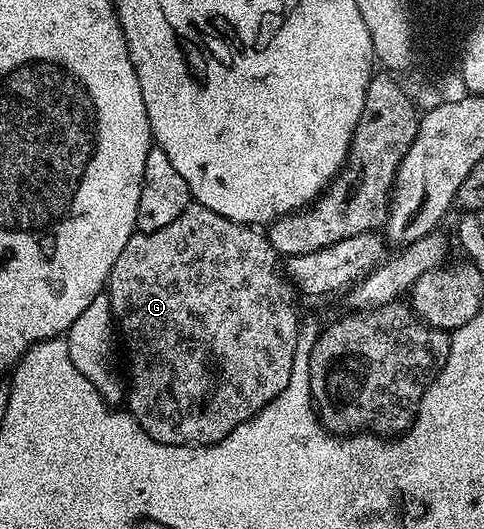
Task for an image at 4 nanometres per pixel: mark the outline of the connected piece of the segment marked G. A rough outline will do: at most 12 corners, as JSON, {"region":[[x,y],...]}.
{"region":[[191,202],[107,295],[127,410],[218,444],[282,392],[299,292]]}

